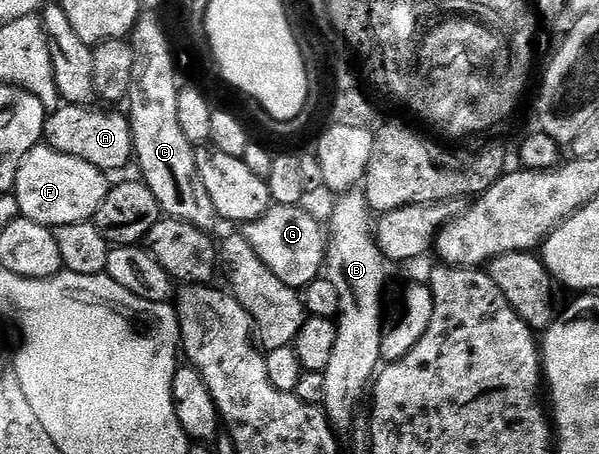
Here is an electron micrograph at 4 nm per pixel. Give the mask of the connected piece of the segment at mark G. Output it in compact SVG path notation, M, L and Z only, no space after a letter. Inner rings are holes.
M271 205L264 216L245 223L240 233L252 244L252 252L284 280L284 284L295 288L304 288L312 284L323 273L326 265L326 248L328 234L322 226L306 211L305 205L275 206Z

